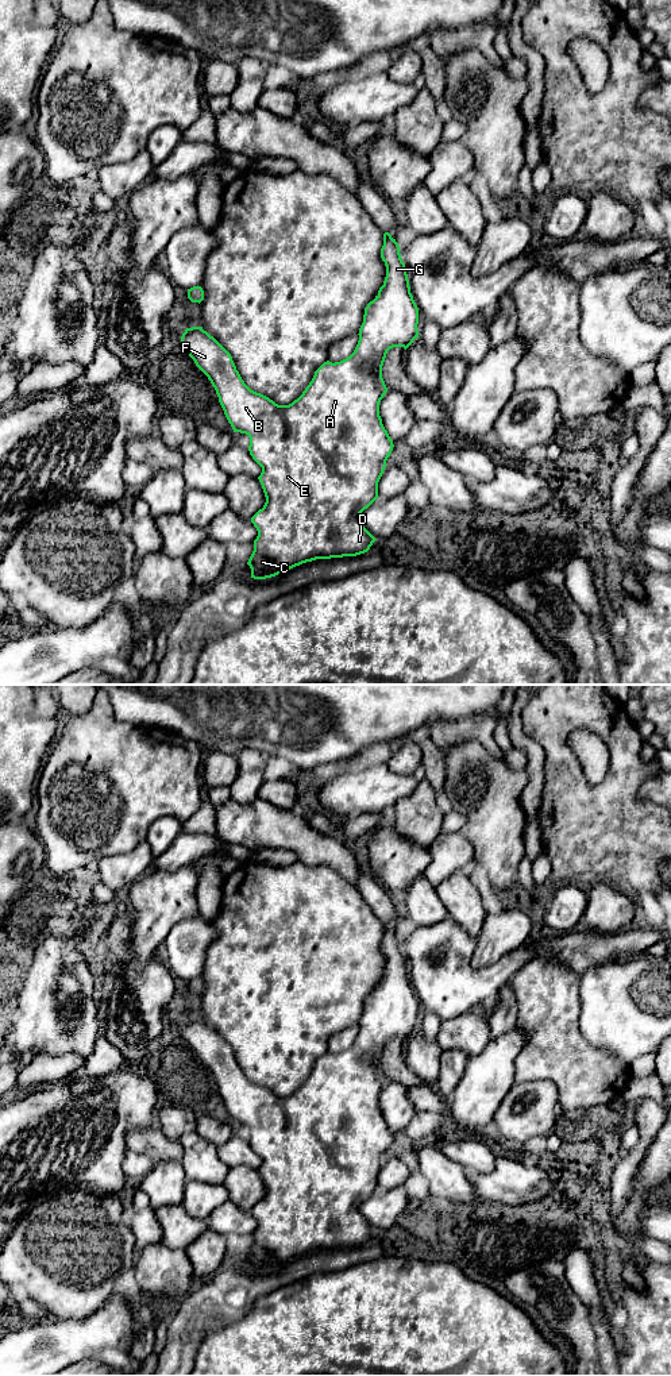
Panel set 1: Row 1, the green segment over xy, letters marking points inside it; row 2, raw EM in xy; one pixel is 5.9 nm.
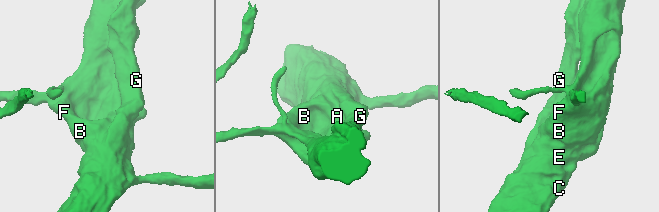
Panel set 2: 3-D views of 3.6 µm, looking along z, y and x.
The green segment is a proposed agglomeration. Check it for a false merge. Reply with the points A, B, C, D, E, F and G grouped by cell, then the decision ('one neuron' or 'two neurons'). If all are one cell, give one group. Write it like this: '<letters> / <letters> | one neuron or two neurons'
A B C D E F G | one neuron

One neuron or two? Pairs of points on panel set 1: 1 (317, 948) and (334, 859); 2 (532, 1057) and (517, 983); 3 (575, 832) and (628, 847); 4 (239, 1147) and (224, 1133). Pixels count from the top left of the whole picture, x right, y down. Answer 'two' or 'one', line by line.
1: two
2: one
3: one
4: two

